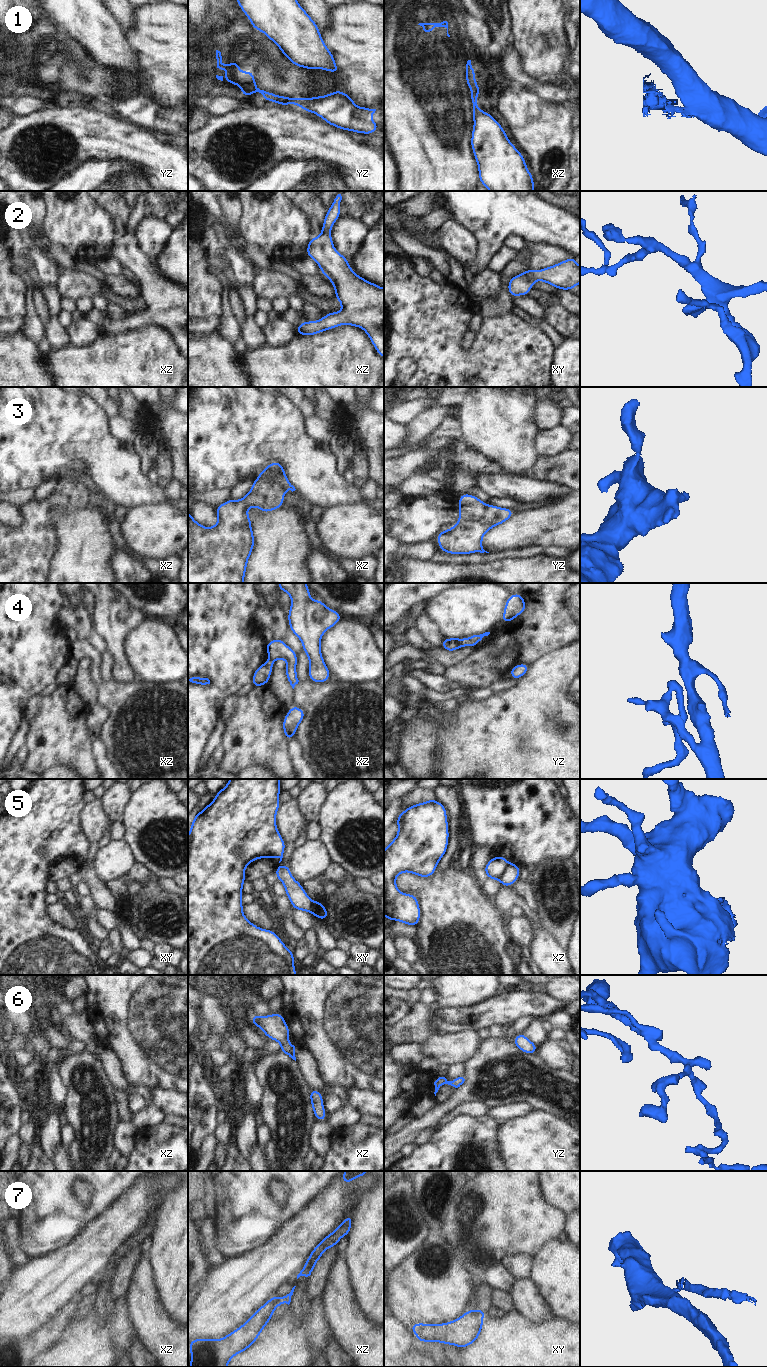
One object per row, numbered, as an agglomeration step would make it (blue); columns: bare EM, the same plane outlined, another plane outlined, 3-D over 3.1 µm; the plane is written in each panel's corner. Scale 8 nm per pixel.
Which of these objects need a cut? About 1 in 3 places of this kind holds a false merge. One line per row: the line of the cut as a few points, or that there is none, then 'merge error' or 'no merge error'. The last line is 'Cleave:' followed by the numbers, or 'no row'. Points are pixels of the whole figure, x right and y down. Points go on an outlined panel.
1: yz (306, 98), (309, 105), (301, 107) | merge error
2: no cut | no merge error
3: yz (487, 506), (484, 516), (478, 521), (460, 519) | merge error
4: yz (460, 639), (461, 646) | merge error
5: xz (510, 863), (499, 879) | merge error
6: no cut | no merge error
7: xy (472, 1310), (480, 1315) | merge error
Cleave: 1, 3, 4, 5, 7

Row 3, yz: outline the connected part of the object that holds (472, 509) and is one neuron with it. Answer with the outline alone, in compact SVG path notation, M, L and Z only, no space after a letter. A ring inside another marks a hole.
M471 494L459 496L459 517L468 522L479 522L483 519L487 504Z

